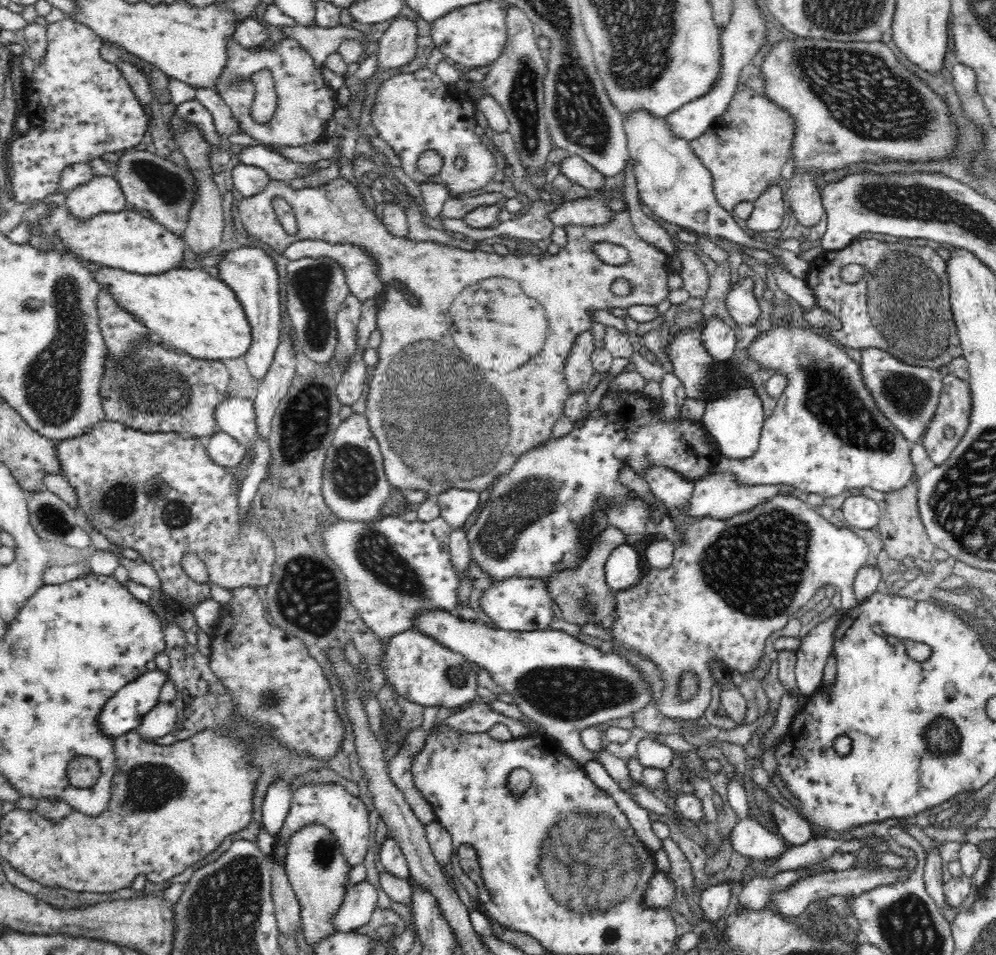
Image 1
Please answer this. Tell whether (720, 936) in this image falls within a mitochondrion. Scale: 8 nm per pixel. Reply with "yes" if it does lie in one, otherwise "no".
no

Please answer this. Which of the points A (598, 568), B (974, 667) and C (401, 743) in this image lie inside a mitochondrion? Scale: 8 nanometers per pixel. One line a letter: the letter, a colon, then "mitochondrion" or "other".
A: other
B: other
C: other

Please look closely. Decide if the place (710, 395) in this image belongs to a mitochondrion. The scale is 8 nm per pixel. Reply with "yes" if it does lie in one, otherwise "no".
no

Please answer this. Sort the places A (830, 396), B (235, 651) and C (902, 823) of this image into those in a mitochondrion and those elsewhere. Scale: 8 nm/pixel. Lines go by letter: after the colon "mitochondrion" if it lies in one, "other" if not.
A: mitochondrion
B: other
C: other

